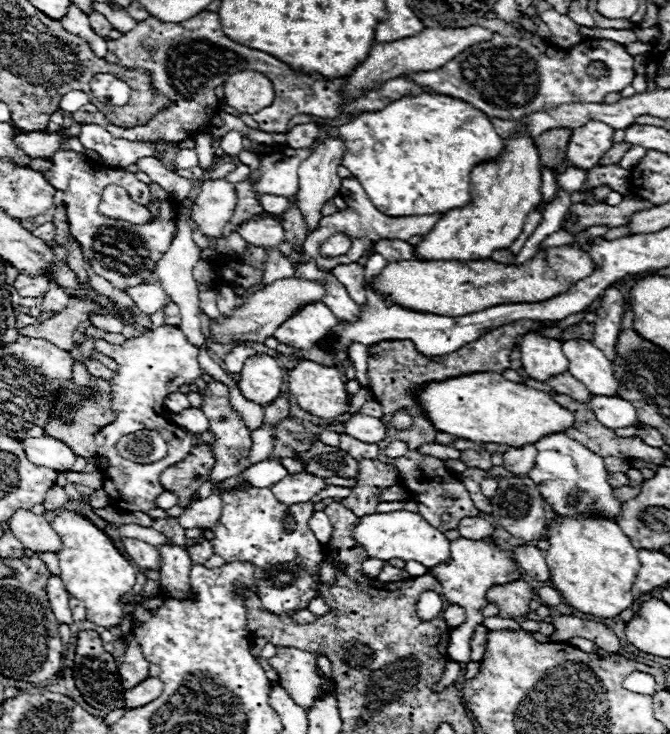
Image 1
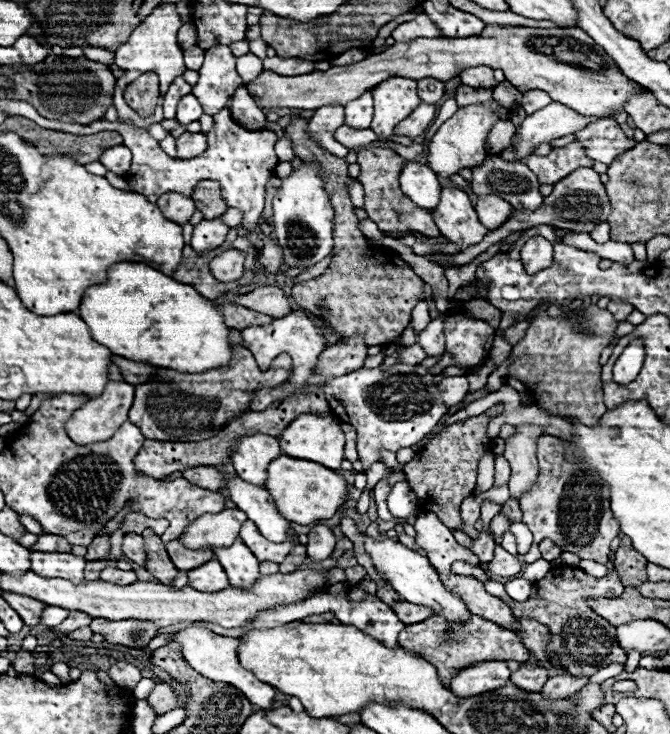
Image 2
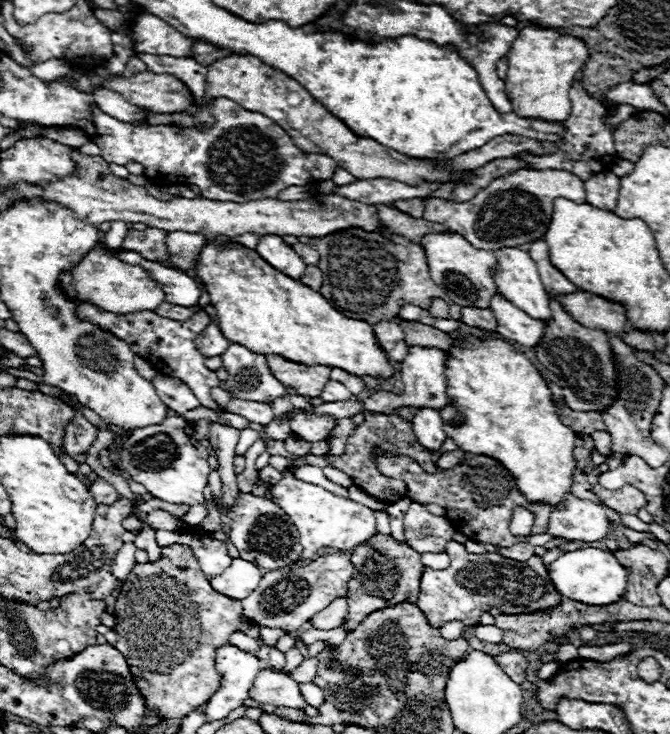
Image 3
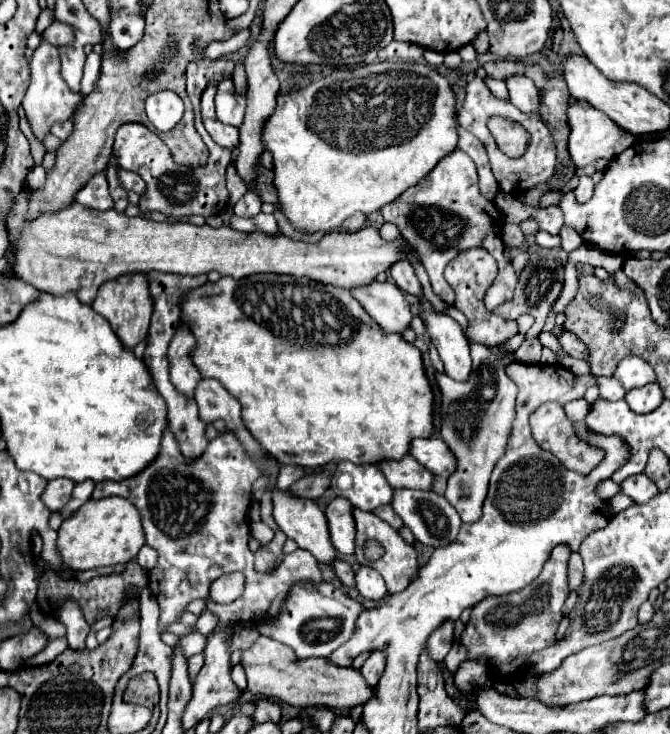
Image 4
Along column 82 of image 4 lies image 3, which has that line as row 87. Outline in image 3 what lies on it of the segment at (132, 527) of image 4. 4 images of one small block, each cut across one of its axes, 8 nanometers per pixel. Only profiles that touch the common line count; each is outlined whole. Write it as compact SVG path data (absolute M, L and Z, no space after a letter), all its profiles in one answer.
M528 26L520 30L506 56L510 58L510 68L504 84L514 114L520 114L522 118L540 118L544 122L562 122L570 116L568 90L574 74L588 60L588 48L582 40L560 36L554 28Z

